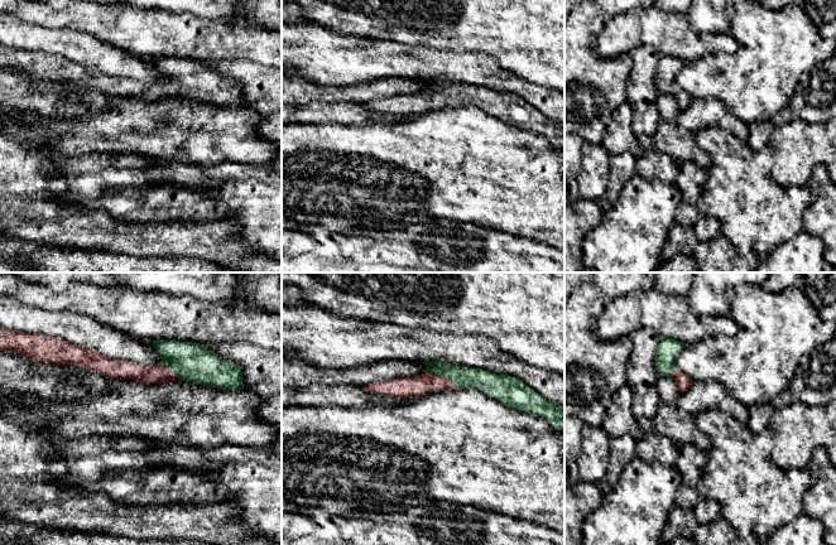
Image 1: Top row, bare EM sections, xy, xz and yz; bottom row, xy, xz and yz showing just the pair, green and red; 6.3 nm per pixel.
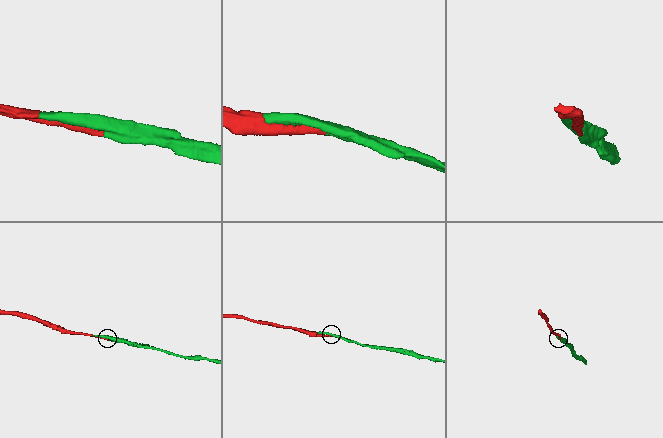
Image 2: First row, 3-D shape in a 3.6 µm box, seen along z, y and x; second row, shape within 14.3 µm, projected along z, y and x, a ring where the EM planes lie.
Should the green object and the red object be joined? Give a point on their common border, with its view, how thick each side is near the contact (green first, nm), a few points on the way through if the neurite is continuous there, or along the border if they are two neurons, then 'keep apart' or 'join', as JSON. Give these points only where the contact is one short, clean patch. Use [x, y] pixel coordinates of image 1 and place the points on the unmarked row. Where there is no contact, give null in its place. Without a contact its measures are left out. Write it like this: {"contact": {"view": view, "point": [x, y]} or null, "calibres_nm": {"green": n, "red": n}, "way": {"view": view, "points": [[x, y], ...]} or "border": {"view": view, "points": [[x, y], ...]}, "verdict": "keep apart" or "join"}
{"contact": {"view": "xz", "point": [442, 92]}, "calibres_nm": {"green": 140, "red": 130}, "verdict": "join"}

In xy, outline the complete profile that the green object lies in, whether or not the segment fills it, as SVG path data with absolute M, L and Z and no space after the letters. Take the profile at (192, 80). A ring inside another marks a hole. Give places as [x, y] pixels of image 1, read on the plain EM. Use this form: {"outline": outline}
{"outline": "M0 44L0 68L21 71L34 81L47 79L56 82L71 82L85 86L109 96L133 97L141 101L165 101L176 97L193 100L217 107L242 107L242 90L231 78L221 77L206 63L194 59L176 57L150 58L155 68L162 74L162 79L155 83L143 83L126 77L112 77L101 73L88 66L77 64L63 56L47 54L43 52L29 52L24 49L9 48Z"}

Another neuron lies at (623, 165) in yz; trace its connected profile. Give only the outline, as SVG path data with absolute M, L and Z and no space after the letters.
M630 151L611 155L611 179L601 198L604 207L615 207L626 183L636 174L636 158Z

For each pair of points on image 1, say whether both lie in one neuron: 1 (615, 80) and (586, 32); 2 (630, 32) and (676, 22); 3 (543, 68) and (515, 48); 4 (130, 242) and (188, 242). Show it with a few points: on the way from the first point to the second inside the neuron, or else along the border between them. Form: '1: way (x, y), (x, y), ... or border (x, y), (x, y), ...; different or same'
1: way (603, 68), (585, 51), (585, 44); same
2: way (642, 27), (664, 27); same
3: way (537, 62), (522, 48); same
4: way (144, 245), (168, 245), (174, 242); same

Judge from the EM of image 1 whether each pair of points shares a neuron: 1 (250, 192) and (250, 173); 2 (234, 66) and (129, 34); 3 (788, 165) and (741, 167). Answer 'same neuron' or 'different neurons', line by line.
1: different neurons
2: different neurons
3: different neurons

